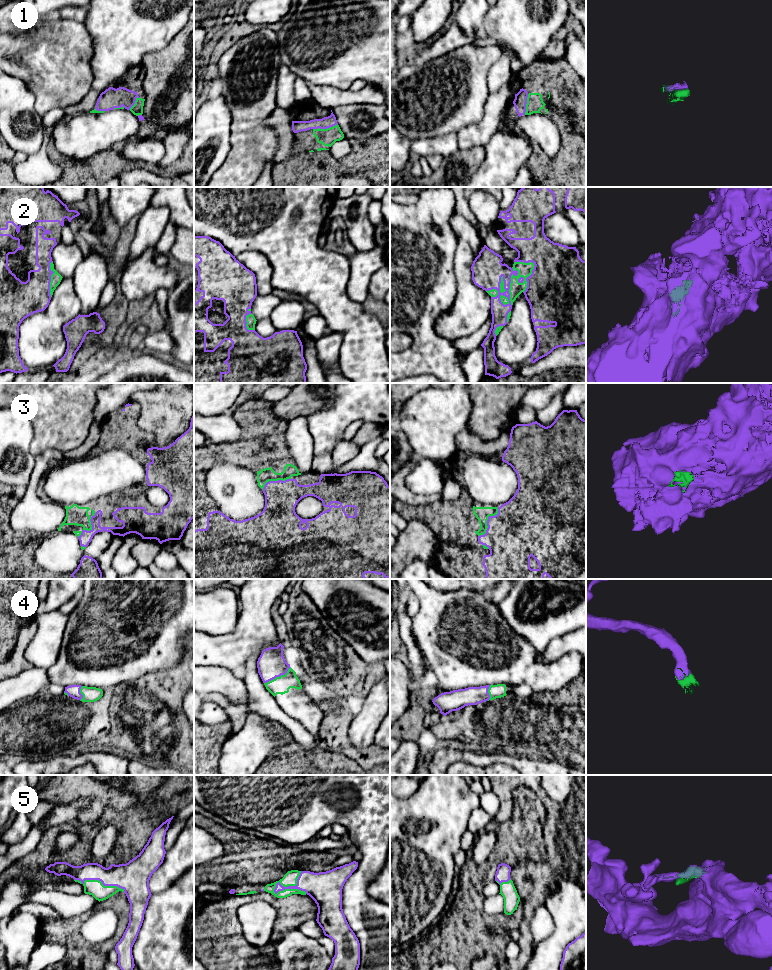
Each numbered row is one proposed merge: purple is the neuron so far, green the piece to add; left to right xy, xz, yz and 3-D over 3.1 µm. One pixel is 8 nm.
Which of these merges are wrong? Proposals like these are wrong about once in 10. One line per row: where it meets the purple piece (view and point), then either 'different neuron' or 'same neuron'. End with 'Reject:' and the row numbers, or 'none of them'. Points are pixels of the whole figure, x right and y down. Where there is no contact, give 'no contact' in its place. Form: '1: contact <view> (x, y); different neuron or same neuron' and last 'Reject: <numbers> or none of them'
1: contact xz (325, 128); same neuron
2: contact yz (509, 284); same neuron
3: contact yz (487, 521); same neuron
4: contact xz (277, 676); same neuron
5: contact xz (291, 886); same neuron
Reject: none of them

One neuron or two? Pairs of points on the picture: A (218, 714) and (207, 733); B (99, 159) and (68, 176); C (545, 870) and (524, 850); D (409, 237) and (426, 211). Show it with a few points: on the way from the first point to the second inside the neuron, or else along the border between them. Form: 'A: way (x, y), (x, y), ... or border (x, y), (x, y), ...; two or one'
A: border (204, 723), (209, 726); two
B: way (91, 167), (86, 172), (76, 172); one
C: border (544, 839), (543, 860), (521, 859), (517, 862); two
D: way (409, 231), (422, 217); one

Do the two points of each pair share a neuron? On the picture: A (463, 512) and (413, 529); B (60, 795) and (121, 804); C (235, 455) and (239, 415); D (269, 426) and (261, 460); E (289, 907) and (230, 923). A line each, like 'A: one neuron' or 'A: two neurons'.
A: two neurons
B: one neuron
C: one neuron
D: one neuron
E: one neuron

